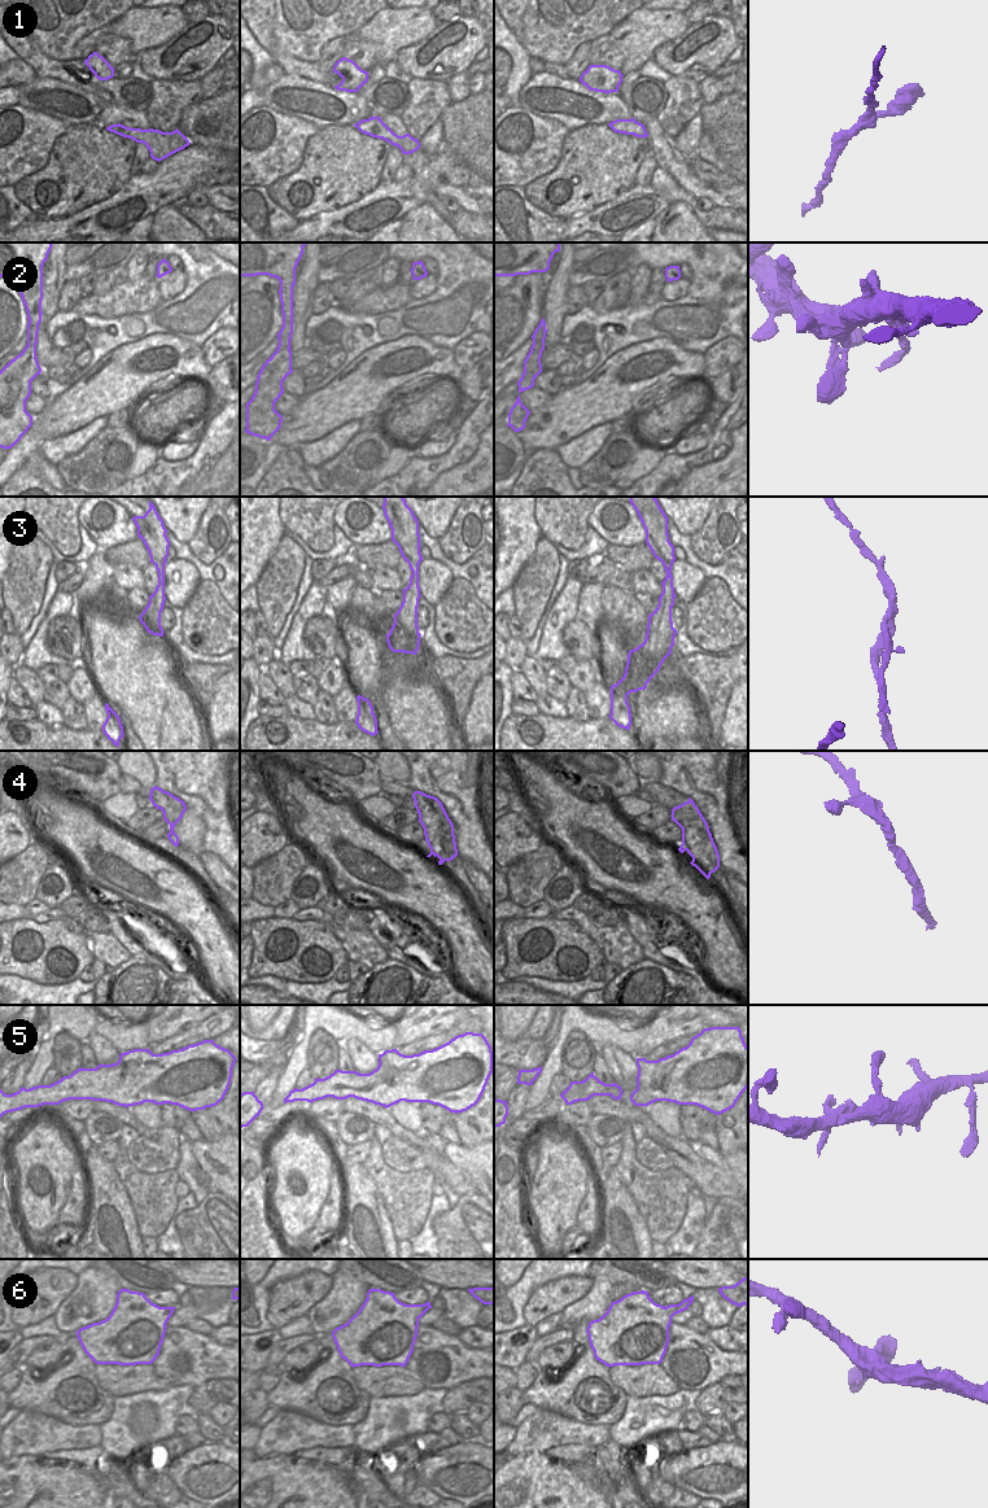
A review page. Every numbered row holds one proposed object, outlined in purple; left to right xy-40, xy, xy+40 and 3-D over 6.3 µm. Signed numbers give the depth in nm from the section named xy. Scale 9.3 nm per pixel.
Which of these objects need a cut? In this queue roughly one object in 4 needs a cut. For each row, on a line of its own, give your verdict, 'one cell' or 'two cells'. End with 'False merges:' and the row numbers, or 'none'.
1: one cell
2: one cell
3: two cells
4: one cell
5: two cells
6: one cell
False merges: 3, 5

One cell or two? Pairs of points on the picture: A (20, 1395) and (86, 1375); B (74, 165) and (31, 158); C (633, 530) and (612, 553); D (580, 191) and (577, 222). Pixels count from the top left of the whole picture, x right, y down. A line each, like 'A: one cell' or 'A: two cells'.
A: one cell
B: two cells
C: two cells
D: two cells

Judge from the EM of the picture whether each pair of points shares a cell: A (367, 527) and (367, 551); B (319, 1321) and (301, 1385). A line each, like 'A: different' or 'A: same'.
A: different
B: different

